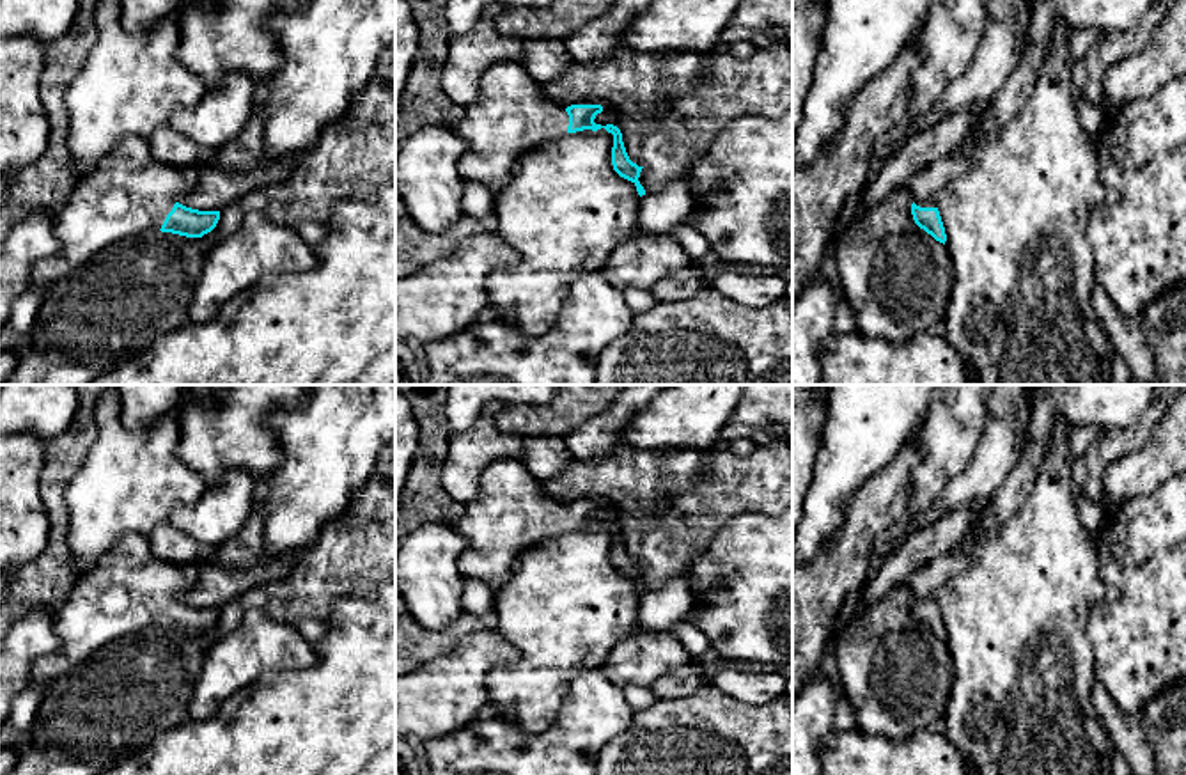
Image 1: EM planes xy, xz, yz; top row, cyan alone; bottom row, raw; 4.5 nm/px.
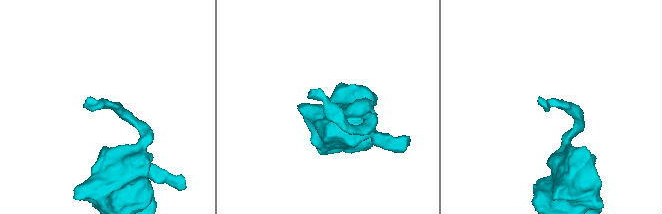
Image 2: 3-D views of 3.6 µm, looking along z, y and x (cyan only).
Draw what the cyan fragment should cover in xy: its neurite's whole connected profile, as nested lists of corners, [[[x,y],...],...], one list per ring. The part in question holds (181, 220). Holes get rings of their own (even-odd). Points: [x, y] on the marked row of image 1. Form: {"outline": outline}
{"outline": [[[137,135],[122,138],[92,172],[76,179],[53,225],[60,248],[37,261],[32,284],[46,293],[112,243],[147,231],[186,238],[211,232],[220,211],[199,211],[177,202],[193,181],[193,168],[158,161],[147,140]]]}

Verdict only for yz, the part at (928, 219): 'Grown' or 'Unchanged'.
Grown

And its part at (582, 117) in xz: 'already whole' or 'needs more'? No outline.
needs more

